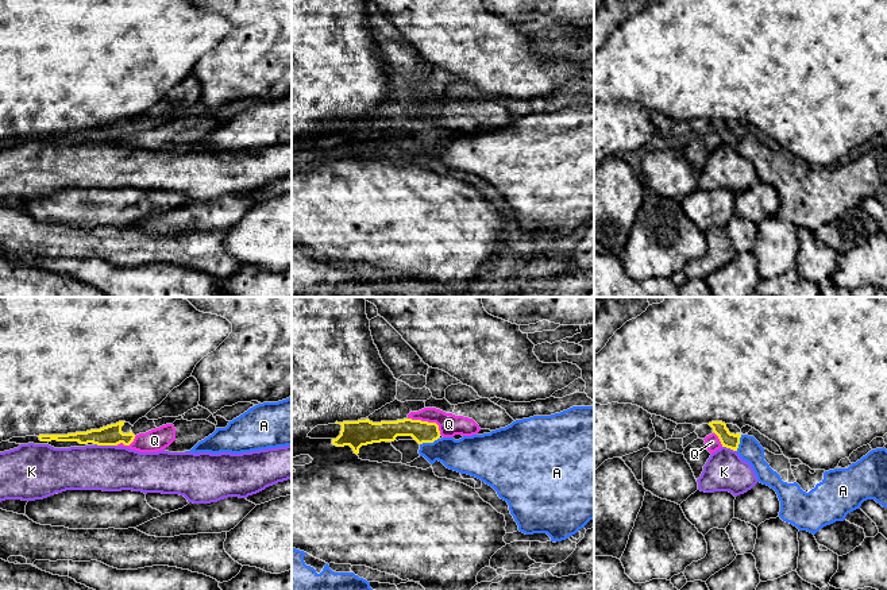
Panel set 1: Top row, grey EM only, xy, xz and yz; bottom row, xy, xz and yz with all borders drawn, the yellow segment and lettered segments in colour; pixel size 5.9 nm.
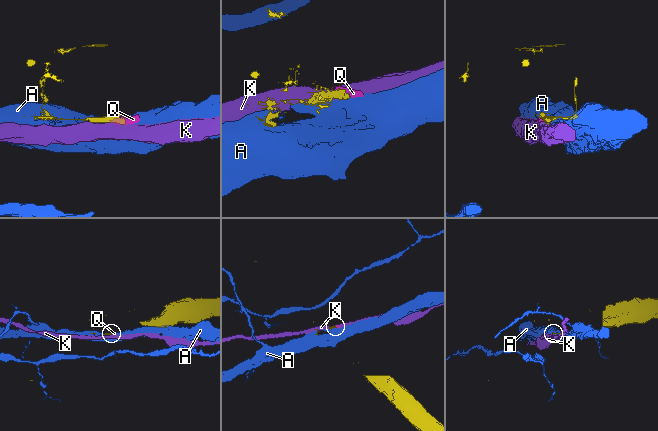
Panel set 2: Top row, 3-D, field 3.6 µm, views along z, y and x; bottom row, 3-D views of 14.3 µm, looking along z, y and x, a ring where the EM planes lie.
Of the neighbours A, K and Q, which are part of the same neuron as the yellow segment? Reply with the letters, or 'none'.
none

